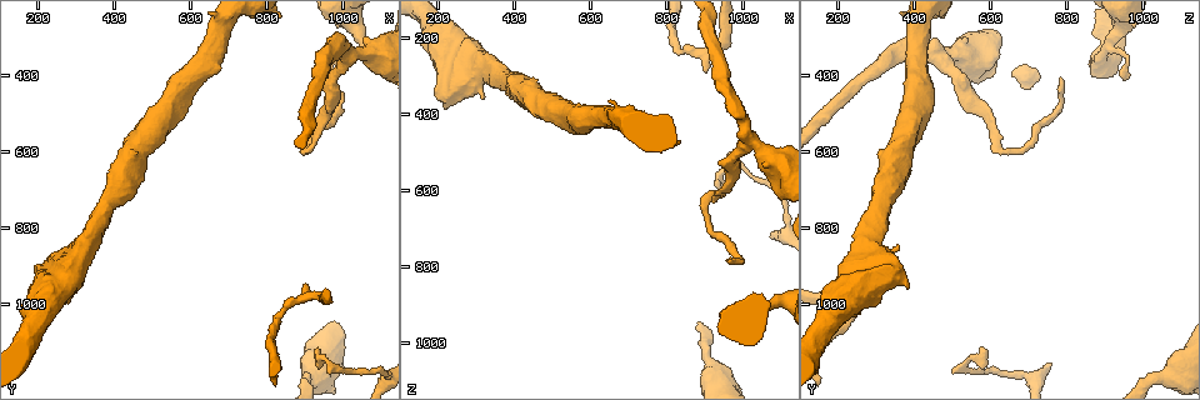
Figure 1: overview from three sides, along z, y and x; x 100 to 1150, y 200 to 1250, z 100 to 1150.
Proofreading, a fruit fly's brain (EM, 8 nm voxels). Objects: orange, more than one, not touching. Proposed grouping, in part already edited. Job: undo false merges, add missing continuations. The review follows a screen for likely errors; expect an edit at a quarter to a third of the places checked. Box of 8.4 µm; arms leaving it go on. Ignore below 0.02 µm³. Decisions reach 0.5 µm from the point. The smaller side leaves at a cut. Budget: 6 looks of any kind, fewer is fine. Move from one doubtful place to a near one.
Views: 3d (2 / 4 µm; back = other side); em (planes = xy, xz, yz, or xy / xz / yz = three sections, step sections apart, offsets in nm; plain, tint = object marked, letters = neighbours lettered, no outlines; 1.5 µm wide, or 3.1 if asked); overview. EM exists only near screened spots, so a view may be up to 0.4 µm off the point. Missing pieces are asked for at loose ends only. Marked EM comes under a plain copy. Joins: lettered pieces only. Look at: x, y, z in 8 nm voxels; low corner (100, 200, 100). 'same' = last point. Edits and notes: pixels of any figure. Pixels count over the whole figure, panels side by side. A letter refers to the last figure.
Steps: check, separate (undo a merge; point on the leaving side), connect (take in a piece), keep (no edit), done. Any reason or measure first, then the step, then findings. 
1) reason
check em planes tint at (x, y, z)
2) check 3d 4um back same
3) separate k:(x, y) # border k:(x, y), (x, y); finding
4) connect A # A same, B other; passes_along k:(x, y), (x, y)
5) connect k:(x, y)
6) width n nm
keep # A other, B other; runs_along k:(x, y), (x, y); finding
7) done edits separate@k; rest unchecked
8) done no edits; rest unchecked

sharp bend
check em planes letters at (905, 595, 630)

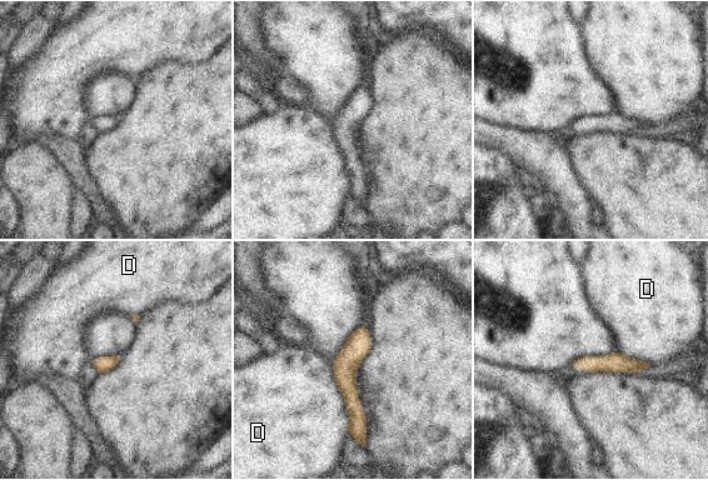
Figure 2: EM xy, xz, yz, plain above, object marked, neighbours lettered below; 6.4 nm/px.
longest_contact D 480 nm
keep # D other; runs_along 2:(365, 330), (348, 359), (359, 435); all the same cell

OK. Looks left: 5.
tapers out
check em xy step 4 tint at (905, 960, 295)

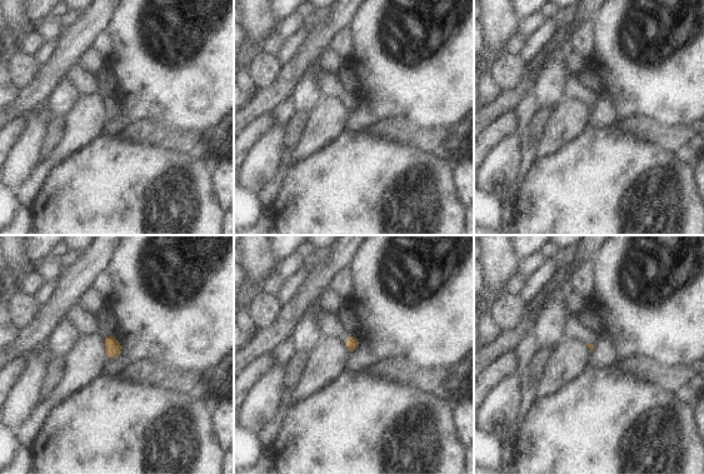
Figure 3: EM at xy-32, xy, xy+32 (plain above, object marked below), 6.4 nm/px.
check em planes letters same

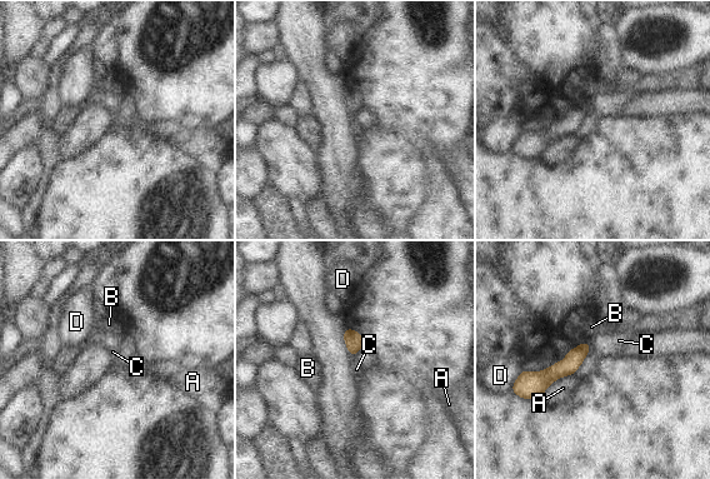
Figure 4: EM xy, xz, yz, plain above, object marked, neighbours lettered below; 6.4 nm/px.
width 110 nm
connect C # A other, B other, C same, D other; the cell continues

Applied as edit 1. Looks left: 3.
end of a long branch
check 3d 4um at (925, 1115, 580)

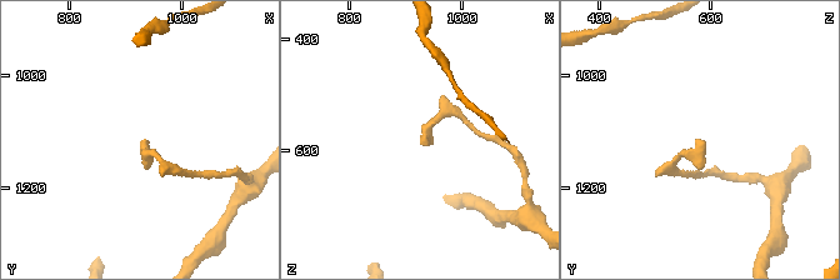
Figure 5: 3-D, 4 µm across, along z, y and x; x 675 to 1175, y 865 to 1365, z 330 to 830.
shape alone is not enough
check em xy step 4 letters at (930, 1110, 585)

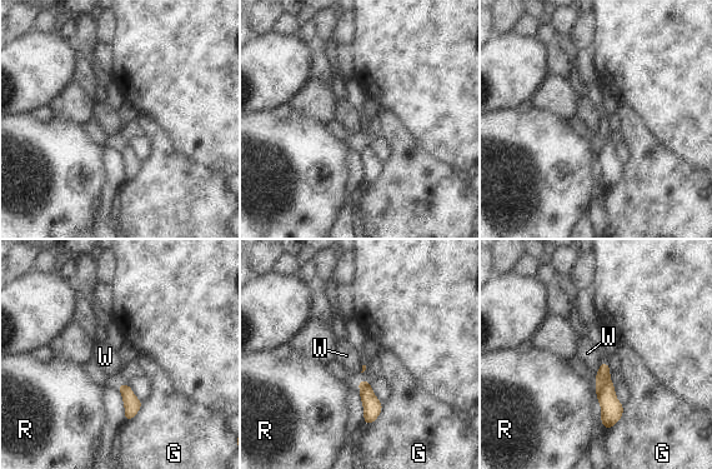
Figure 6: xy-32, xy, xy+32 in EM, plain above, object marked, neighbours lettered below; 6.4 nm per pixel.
keep # G other, R other, W other; runs_along 6:(603, 367), (607, 424); none of them fits

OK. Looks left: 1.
done edits connect@4; rest unchecked

